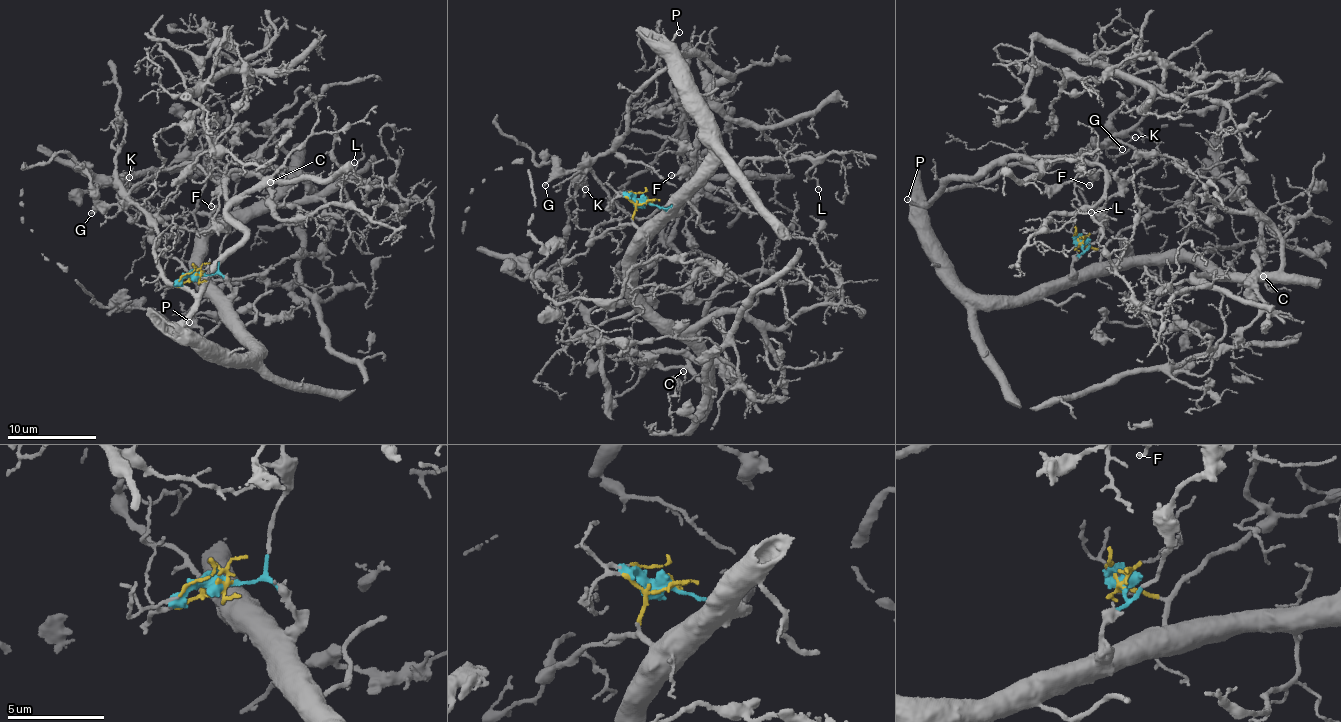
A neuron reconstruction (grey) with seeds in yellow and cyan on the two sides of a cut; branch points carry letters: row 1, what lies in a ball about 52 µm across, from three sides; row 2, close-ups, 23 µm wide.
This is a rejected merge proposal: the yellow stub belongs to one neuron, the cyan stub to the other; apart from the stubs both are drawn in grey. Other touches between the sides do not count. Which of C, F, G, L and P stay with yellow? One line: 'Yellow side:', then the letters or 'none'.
Yellow side: C, L, P

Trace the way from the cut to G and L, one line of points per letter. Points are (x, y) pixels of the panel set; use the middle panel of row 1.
G: (647, 200), (668, 212), (678, 208), (681, 200), (646, 218), (633, 217), (587, 166), (560, 171), (544, 186)
L: (647, 200), (639, 227), (711, 138), (669, 48), (730, 77), (704, 182), (799, 158), (819, 188)

